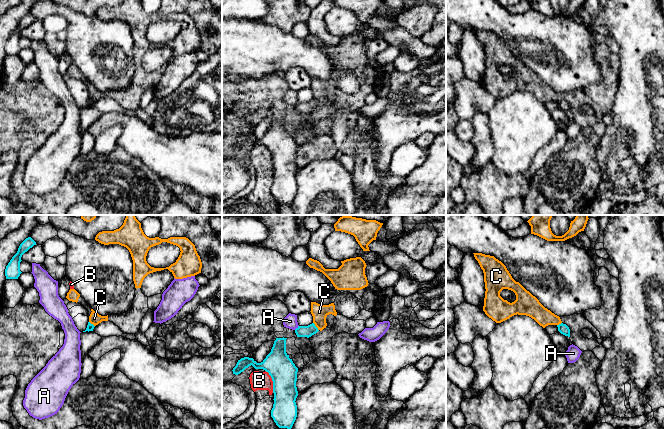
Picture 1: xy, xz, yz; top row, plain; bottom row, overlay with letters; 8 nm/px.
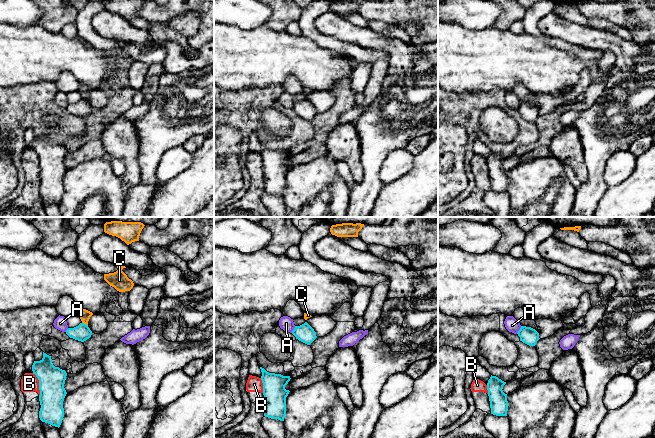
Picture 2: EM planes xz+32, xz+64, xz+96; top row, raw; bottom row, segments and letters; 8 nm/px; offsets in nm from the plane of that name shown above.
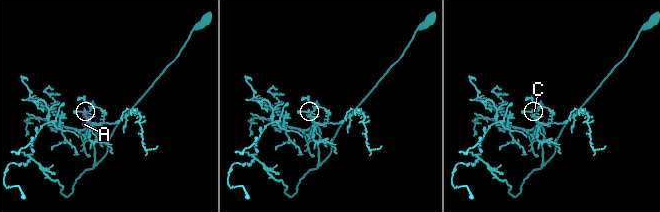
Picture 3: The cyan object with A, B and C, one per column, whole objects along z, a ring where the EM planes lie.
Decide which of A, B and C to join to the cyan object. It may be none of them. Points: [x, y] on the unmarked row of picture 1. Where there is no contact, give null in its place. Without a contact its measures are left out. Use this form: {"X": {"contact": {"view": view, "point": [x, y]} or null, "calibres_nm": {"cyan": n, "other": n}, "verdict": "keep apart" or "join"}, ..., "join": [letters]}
{"A": {"contact": {"view": "xz", "point": [296, 104]}, "calibres_nm": {"cyan": 100, "other": 110}, "verdict": "keep apart"}, "B": {"contact": {"view": "xz", "point": [272, 156]}, "calibres_nm": {"cyan": 220, "other": 140}, "verdict": "keep apart"}, "C": {"contact": {"view": "xz", "point": [315, 102]}, "calibres_nm": {"cyan": 100, "other": 130}, "verdict": "keep apart"}, "join": []}

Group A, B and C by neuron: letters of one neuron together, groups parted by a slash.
A / B / C

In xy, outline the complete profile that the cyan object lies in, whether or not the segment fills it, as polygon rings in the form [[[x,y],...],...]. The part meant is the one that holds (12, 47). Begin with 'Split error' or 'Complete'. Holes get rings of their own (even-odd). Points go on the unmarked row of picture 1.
Complete. [[[26,14],[19,22],[17,29],[12,33],[5,45],[6,55],[18,55],[20,50],[20,38],[22,31],[30,24],[36,21],[36,18],[31,14]]]

